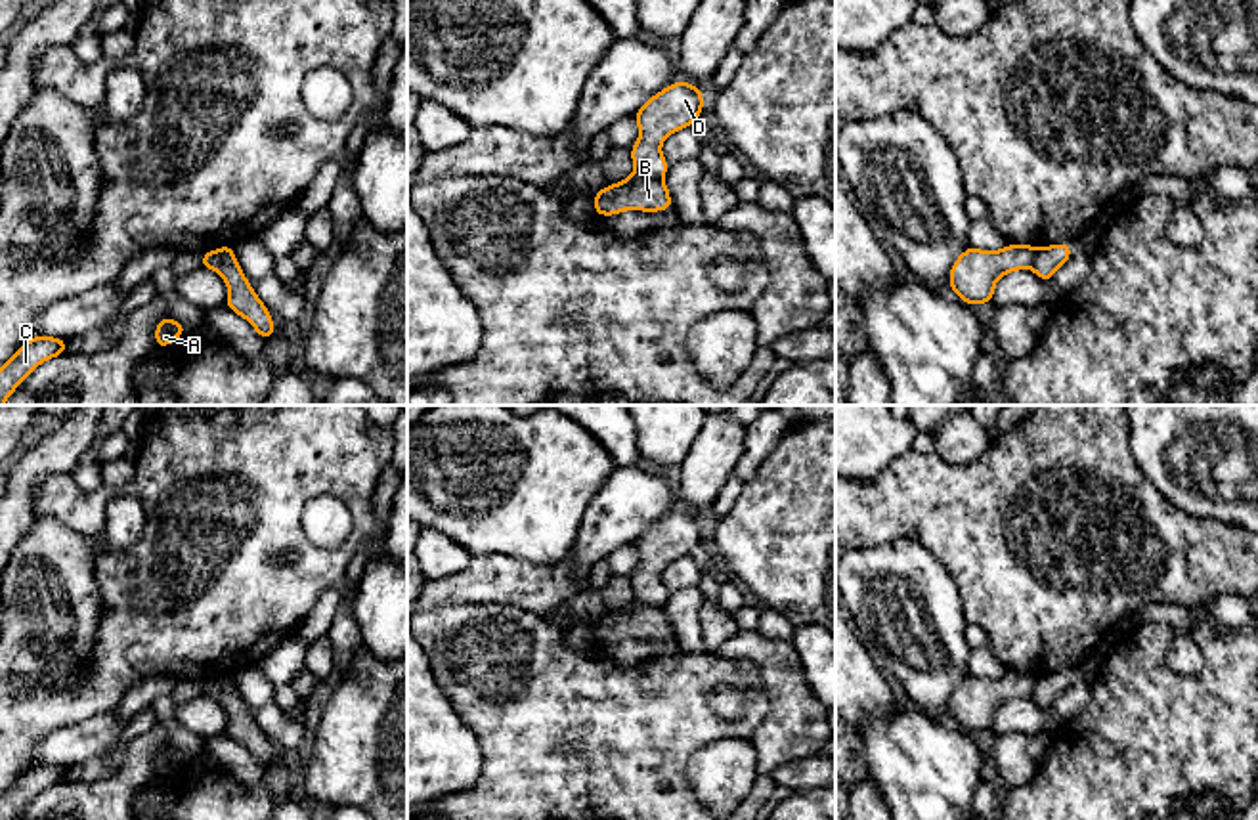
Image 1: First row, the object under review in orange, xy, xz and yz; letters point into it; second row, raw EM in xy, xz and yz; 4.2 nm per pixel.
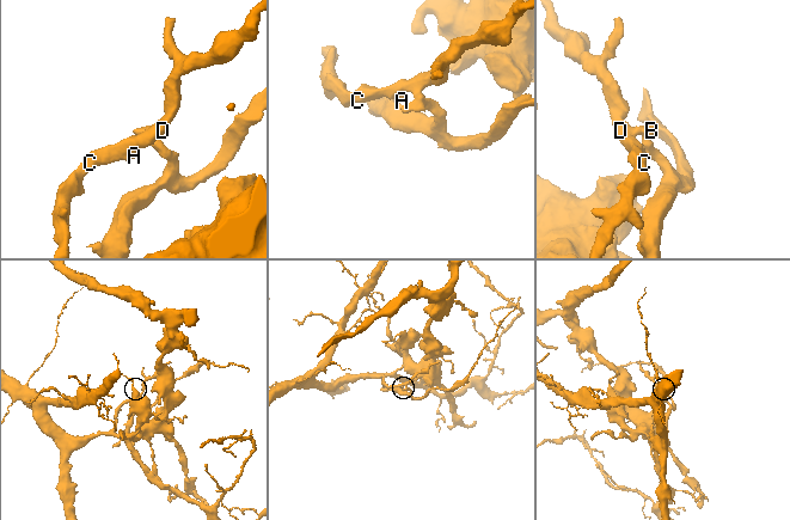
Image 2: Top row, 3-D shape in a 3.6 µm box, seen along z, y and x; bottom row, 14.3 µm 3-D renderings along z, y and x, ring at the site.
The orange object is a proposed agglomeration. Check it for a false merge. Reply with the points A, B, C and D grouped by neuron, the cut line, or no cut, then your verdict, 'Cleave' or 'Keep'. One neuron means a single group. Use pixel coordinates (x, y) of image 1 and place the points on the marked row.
Groups: A C D / B. Split along xz (635, 171), (662, 178). Cleave

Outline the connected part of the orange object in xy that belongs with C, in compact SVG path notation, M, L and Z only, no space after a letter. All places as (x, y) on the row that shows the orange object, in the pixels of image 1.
M31 336L11 359L0 367L0 405L15 392L15 388L33 373L40 363L63 356L67 338Z

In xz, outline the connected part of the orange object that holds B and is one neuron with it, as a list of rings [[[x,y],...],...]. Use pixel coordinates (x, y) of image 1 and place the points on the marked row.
[[[633,172],[629,178],[595,193],[593,206],[598,216],[606,218],[625,210],[671,210],[673,203],[663,178]]]

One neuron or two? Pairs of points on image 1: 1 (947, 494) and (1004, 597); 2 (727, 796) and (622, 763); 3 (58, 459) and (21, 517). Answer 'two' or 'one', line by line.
1: one
2: two
3: one

